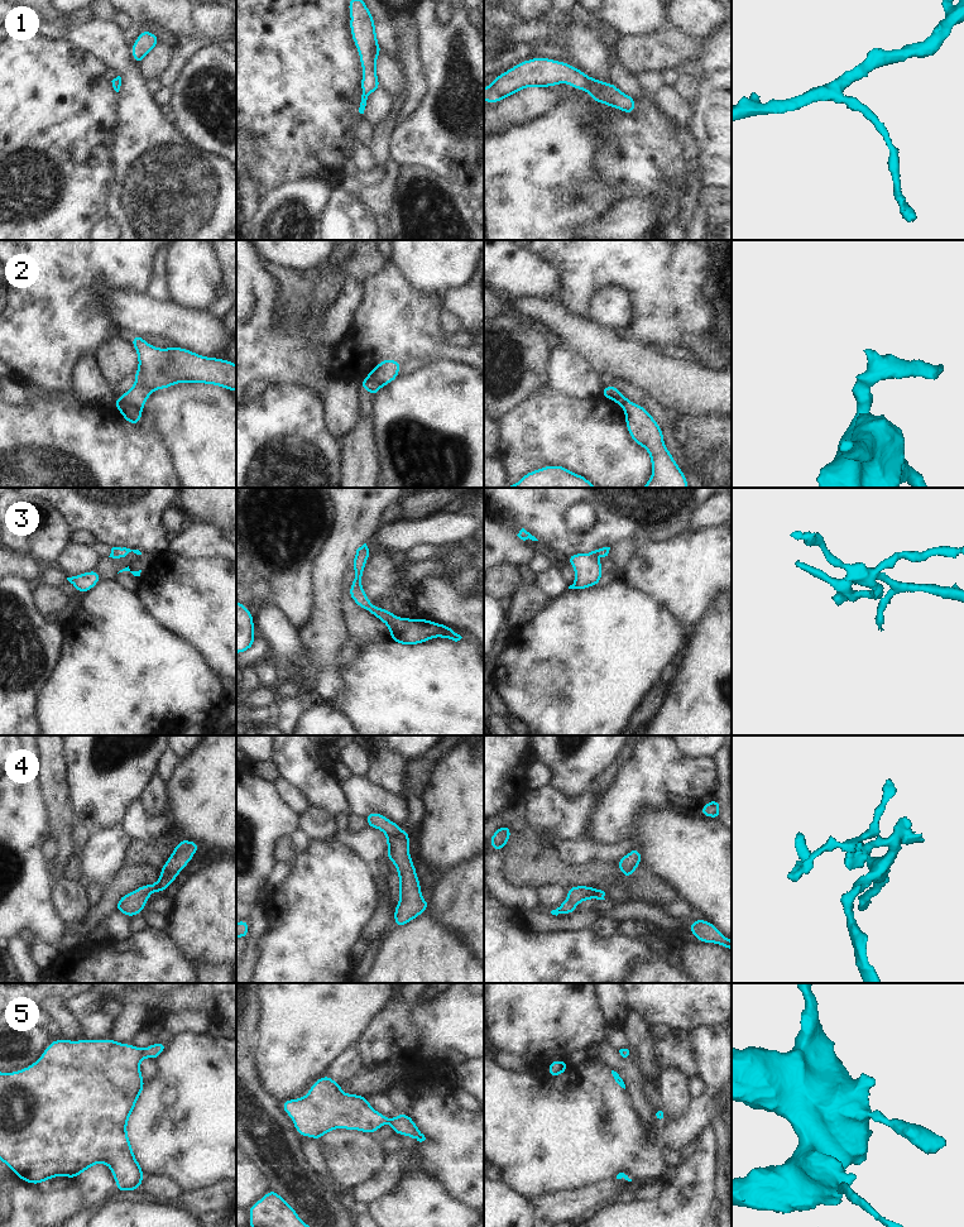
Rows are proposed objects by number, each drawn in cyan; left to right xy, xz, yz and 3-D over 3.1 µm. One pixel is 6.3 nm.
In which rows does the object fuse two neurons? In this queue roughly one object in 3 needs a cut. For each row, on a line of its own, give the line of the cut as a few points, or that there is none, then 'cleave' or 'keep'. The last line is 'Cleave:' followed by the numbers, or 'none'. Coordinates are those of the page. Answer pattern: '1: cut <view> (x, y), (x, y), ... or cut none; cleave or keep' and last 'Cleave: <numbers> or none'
1: cut none; keep
2: cut xy (116, 399), (140, 411); cleave
3: cut none; keep
4: cut none; keep
5: cut none; keep
Cleave: 2

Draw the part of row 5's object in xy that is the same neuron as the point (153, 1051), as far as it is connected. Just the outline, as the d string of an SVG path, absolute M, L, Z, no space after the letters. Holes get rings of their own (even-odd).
M61 1037L53 1040L28 1068L0 1072L0 1160L19 1179L37 1185L56 1176L75 1179L102 1163L110 1168L117 1192L140 1189L145 1175L135 1159L126 1126L145 1084L140 1072L142 1059L155 1060L167 1048L160 1041L139 1049L114 1039L71 1041Z

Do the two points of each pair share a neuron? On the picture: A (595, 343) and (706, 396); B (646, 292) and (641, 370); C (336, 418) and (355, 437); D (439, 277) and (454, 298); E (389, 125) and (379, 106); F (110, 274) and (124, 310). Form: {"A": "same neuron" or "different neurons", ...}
{"A": "same neuron", "B": "different neurons", "C": "different neurons", "D": "different neurons", "E": "different neurons", "F": "different neurons"}

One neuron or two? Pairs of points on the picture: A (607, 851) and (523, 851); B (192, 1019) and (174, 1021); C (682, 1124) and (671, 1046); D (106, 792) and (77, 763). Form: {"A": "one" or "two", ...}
{"A": "two", "B": "one", "C": "two", "D": "one"}

